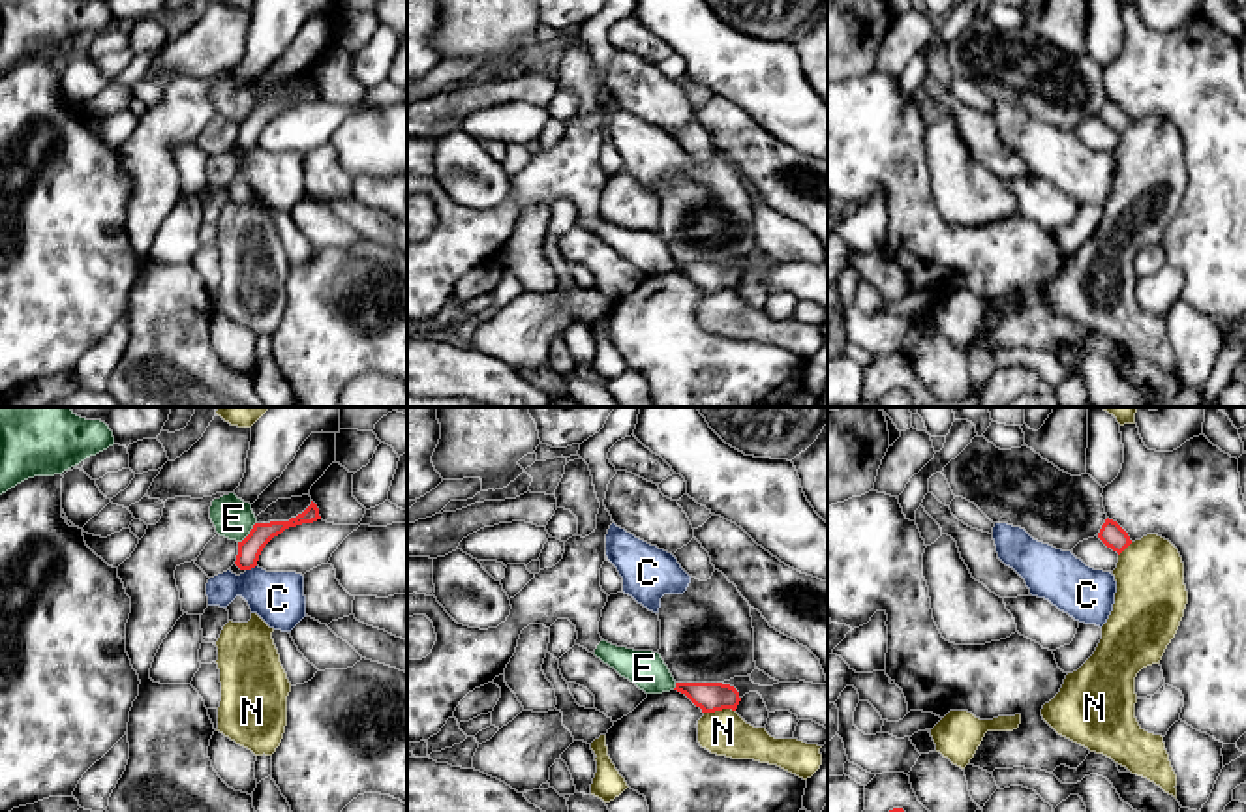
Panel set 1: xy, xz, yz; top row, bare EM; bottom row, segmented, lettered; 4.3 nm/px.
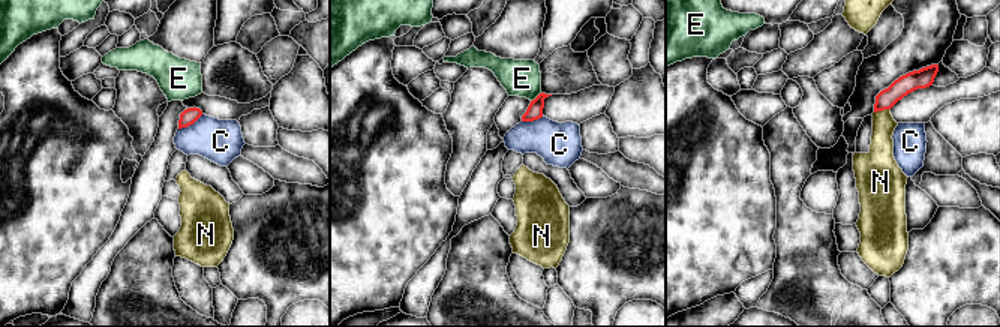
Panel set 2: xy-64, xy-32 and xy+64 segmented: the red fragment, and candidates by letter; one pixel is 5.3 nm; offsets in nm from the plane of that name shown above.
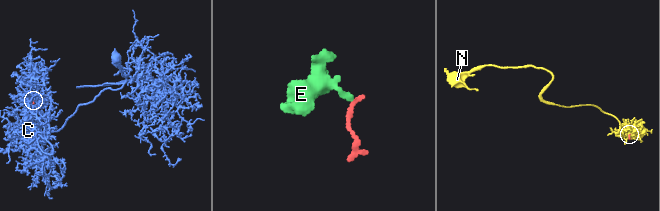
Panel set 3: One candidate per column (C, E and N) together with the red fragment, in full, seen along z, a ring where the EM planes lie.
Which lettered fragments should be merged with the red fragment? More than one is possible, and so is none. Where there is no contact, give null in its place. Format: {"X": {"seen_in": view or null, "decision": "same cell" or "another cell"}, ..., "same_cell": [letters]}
{"C": {"seen_in": "xy", "decision": "another cell"}, "E": {"seen_in": "xy", "decision": "another cell"}, "N": {"seen_in": "xz", "decision": "another cell"}, "same_cell": []}

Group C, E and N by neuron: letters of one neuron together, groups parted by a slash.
C / E / N

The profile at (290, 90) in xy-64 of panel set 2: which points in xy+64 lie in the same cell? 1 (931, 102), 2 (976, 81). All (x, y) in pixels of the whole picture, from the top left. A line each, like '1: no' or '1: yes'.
1: no
2: no

